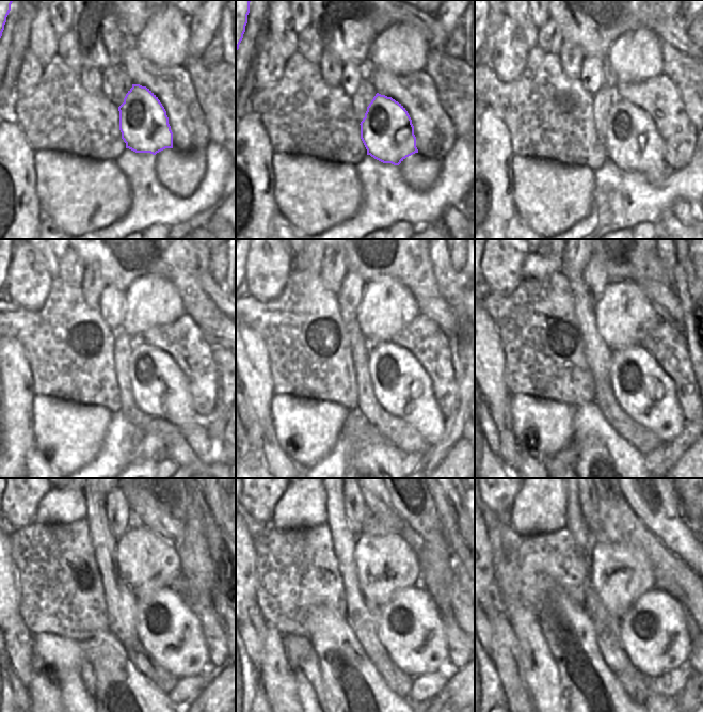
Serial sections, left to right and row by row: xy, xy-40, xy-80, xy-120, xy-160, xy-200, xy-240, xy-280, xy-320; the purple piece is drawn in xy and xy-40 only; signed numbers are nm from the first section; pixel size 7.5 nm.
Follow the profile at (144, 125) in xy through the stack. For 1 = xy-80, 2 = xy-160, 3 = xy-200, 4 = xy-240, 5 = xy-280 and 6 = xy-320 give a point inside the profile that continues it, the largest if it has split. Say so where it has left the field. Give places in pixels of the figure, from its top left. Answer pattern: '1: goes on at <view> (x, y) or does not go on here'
1: goes on at xy-80 (633, 142)
2: goes on at xy-160 (402, 388)
3: goes on at xy-200 (642, 389)
4: goes on at xy-240 (166, 628)
5: goes on at xy-280 (410, 627)
6: goes on at xy-320 (655, 633)

